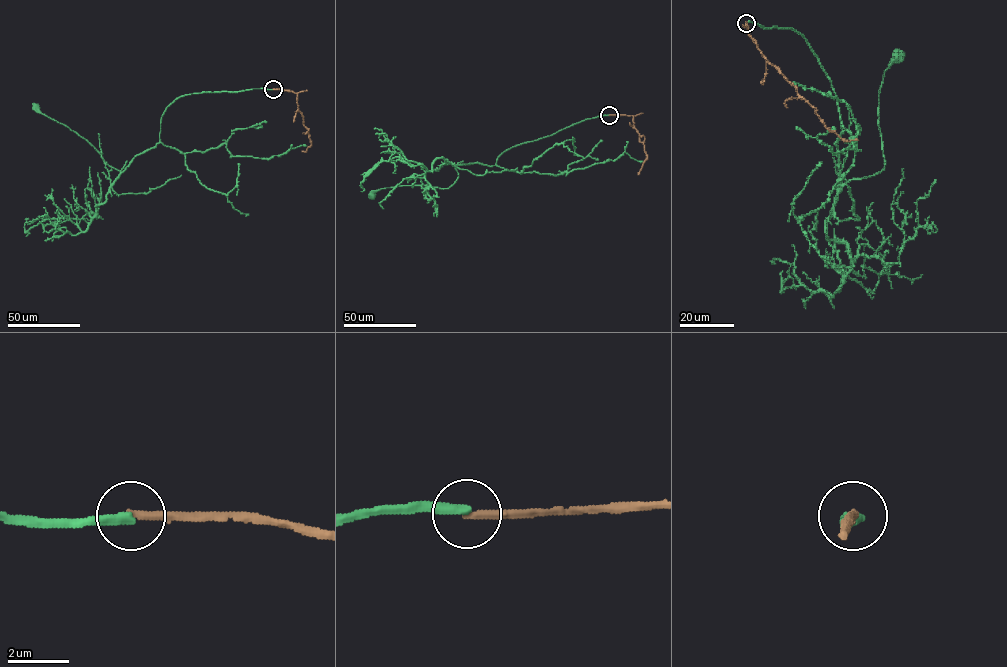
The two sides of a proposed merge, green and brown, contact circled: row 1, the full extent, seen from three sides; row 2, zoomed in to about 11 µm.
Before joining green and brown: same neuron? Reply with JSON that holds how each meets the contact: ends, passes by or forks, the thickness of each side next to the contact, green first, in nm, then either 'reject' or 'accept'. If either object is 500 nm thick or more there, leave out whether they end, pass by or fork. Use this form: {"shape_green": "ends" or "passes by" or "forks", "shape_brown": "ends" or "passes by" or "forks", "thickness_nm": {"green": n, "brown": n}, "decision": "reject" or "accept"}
{"shape_green": "ends", "shape_brown": "ends", "thickness_nm": {"green": 320, "brown": 280}, "decision": "reject"}

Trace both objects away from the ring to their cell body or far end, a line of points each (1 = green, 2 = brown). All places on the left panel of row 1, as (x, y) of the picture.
1: (273, 89), (176, 98), (161, 117), (160, 141), (119, 175), (85, 139), (35, 107)
2: (273, 89), (297, 94), (298, 110), (303, 117), (311, 143), (302, 152)

